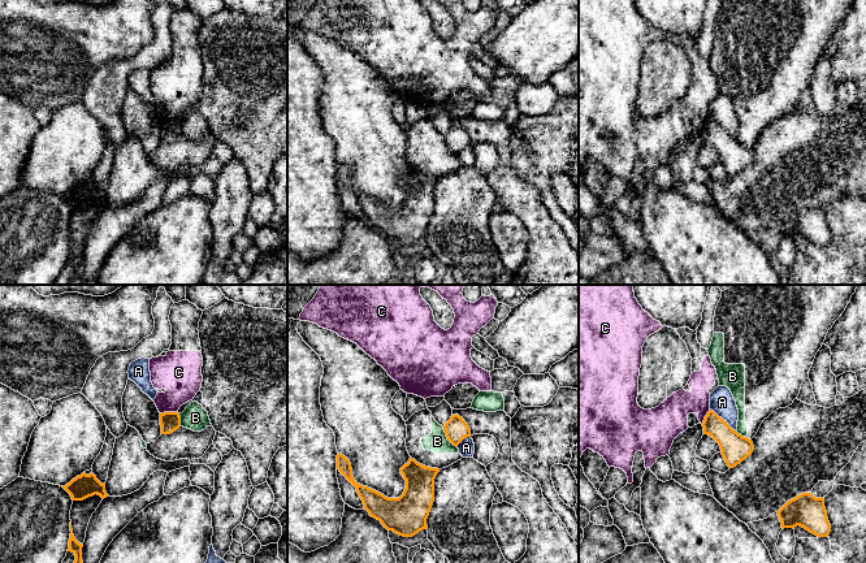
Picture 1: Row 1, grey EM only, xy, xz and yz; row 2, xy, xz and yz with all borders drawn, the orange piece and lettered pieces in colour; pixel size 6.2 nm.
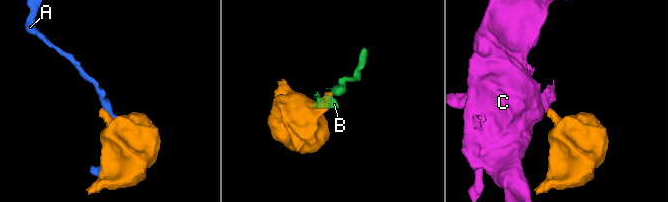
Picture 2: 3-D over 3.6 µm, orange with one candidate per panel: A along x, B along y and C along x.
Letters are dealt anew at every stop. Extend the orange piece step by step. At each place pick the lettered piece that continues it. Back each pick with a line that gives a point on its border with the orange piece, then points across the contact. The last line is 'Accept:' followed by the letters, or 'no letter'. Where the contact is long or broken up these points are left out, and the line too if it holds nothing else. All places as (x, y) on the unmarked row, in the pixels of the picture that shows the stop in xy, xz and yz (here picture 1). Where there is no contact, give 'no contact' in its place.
Accept: no letter

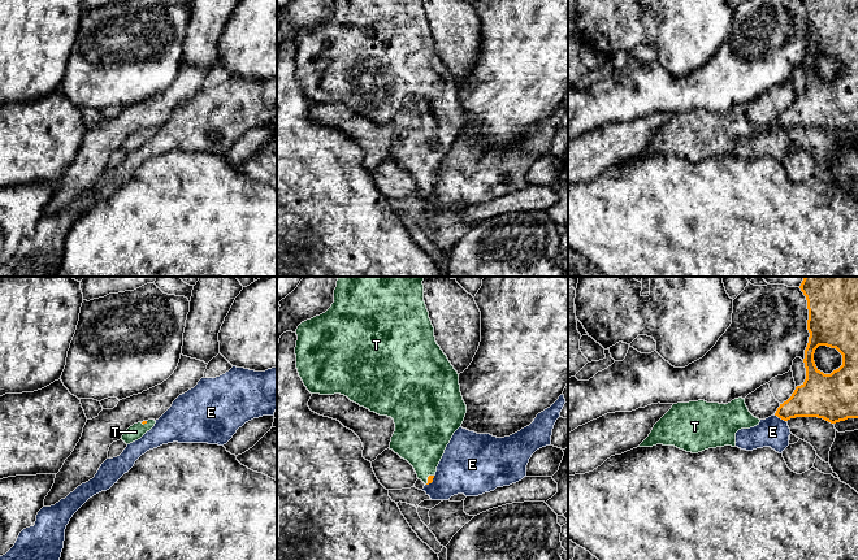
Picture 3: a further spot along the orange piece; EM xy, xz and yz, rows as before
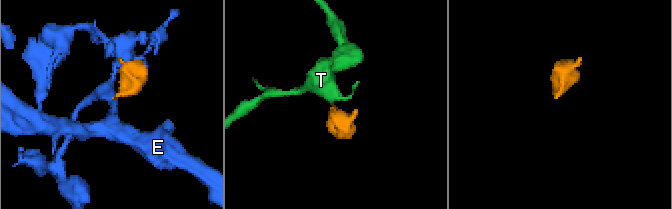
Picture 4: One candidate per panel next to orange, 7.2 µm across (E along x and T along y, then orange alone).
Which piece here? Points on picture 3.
T: xz (428, 187) | across xz (430, 186), (428, 187), (421, 148)
Accept: T

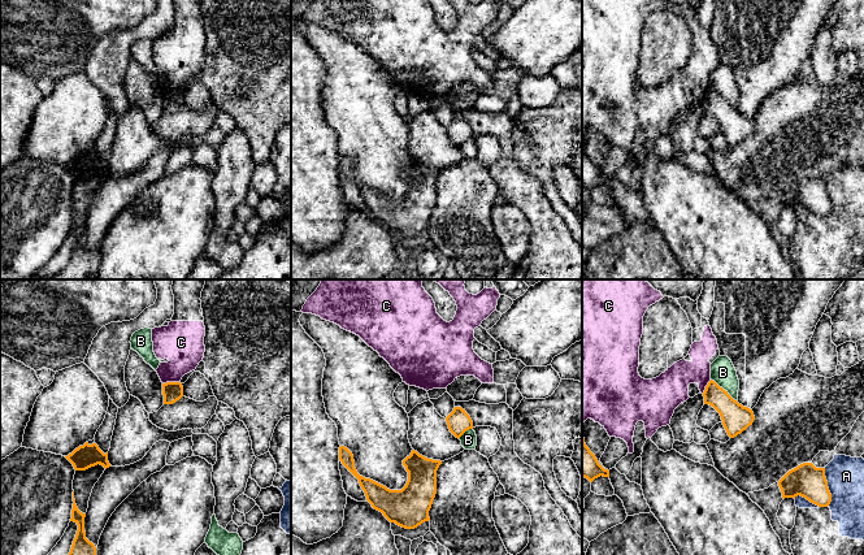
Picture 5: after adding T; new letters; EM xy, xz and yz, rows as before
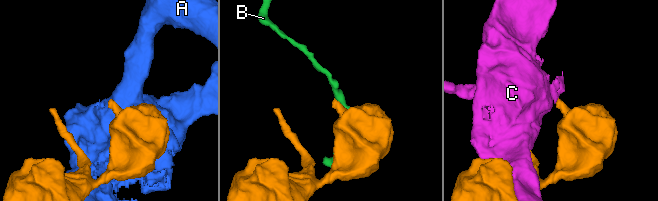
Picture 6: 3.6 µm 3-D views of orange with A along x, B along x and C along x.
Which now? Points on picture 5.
Accept: no letter

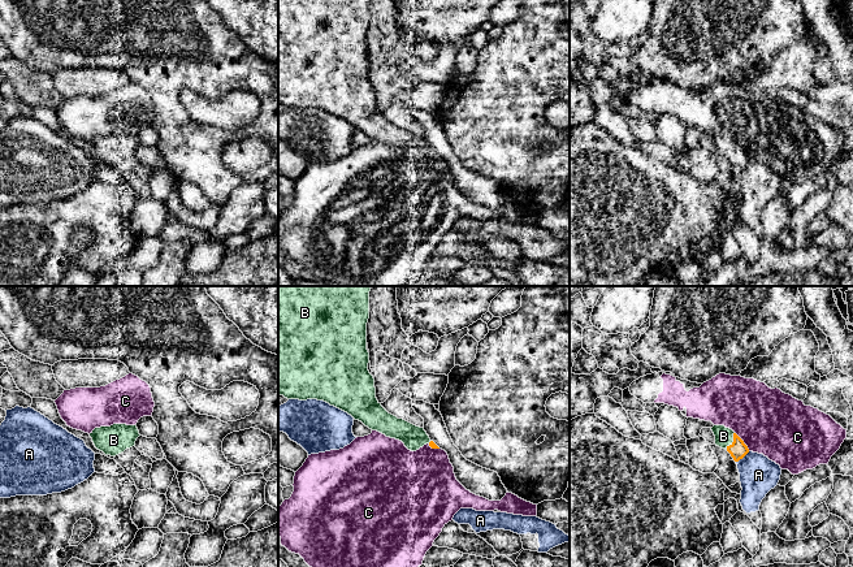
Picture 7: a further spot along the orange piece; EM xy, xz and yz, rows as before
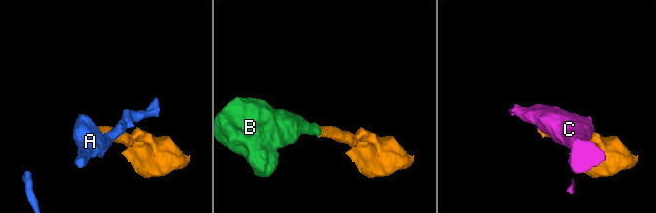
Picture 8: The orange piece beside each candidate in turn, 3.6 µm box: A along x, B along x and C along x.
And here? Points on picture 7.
B: yz (734, 150)
Accept: B

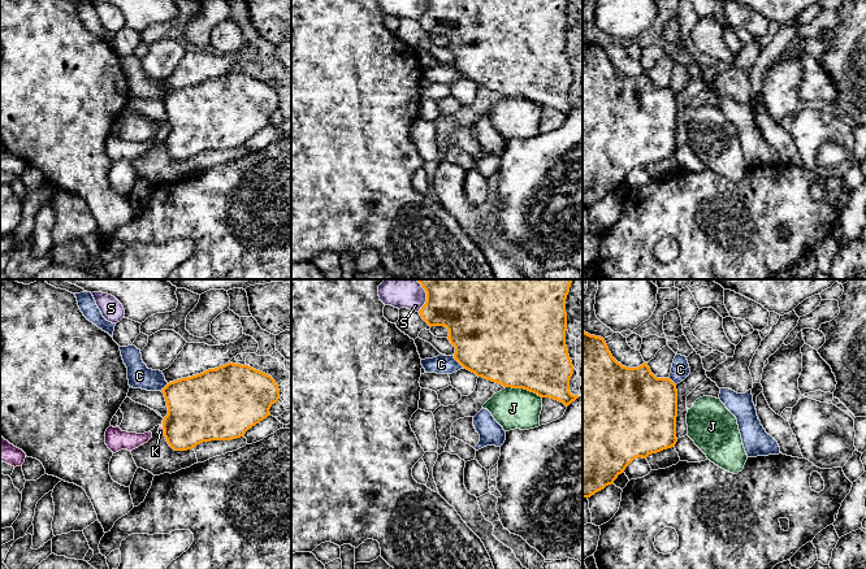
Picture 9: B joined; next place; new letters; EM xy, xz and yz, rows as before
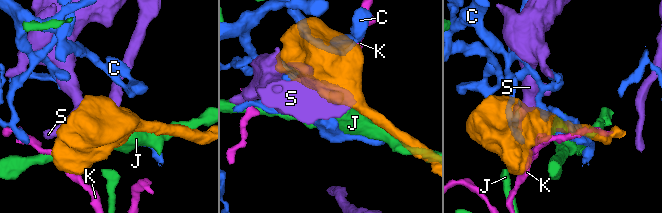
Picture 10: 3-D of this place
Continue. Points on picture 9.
Accept: no letter

